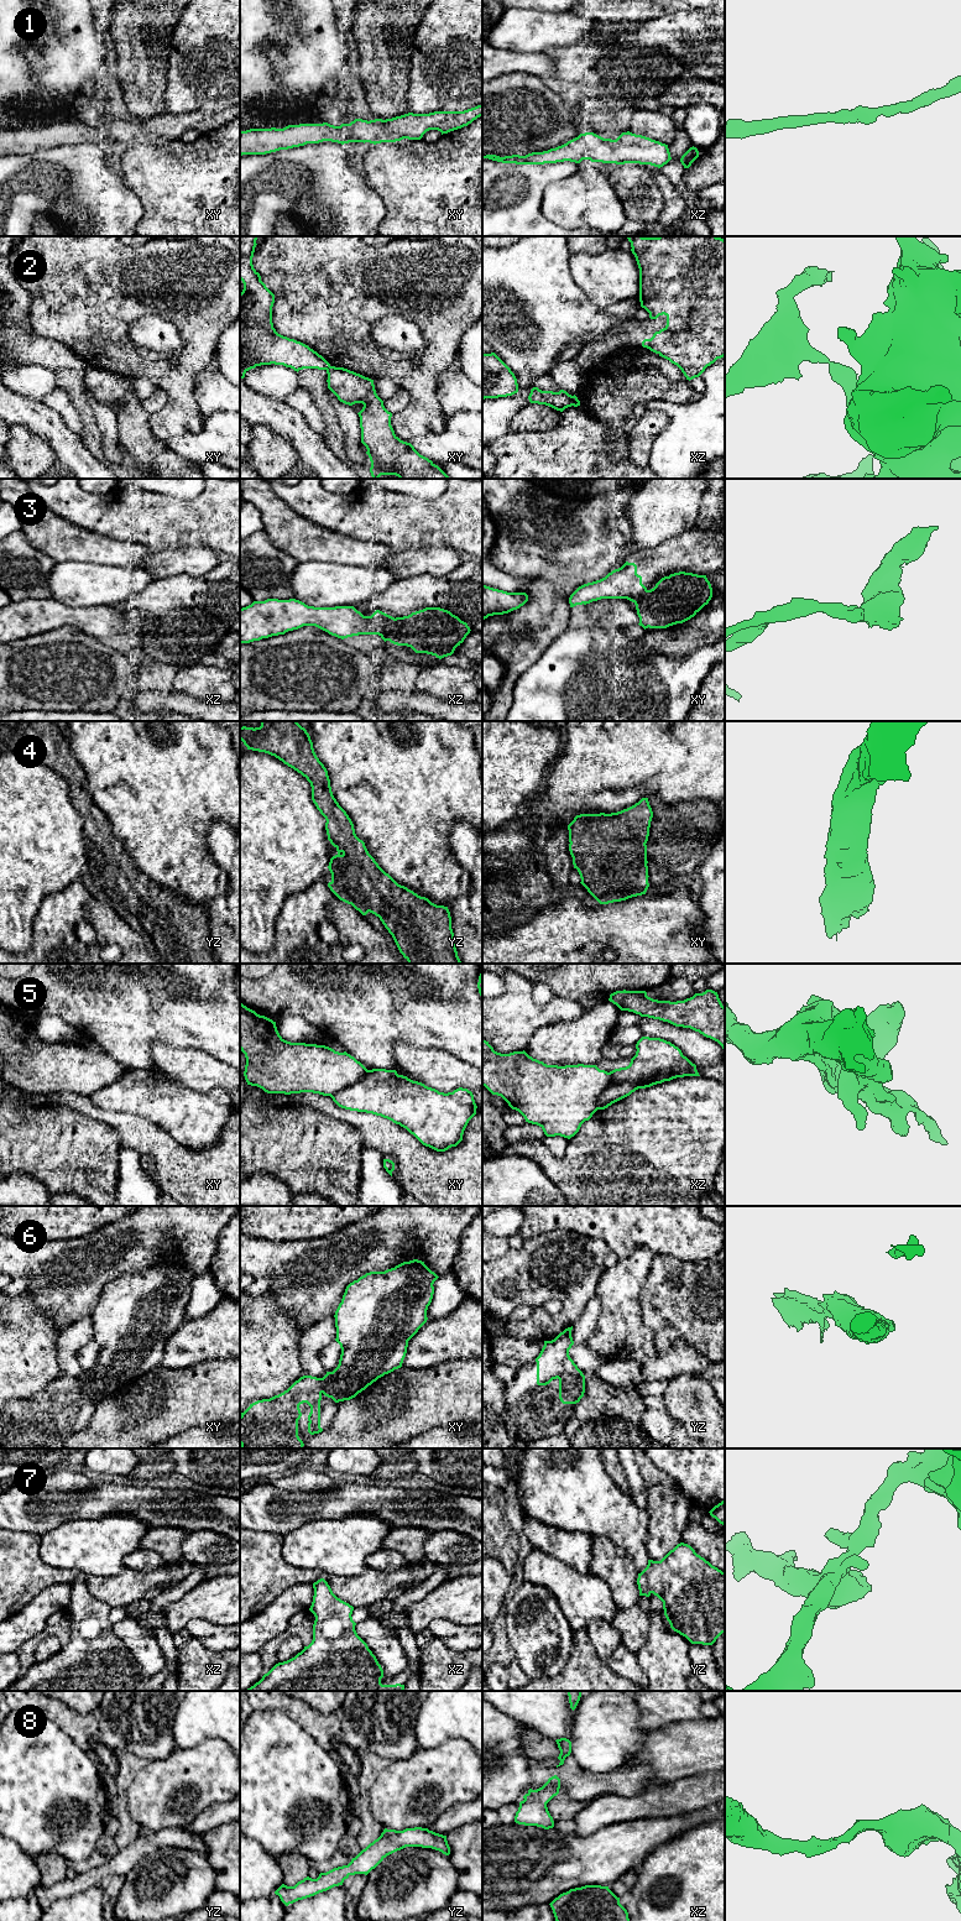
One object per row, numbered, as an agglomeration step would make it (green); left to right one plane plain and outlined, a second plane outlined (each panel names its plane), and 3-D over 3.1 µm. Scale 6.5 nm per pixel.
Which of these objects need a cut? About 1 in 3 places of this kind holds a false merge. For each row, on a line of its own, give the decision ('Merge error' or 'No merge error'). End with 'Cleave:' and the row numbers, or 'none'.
1: No merge error
2: Merge error
3: Merge error
4: No merge error
5: Merge error
6: Merge error
7: No merge error
8: No merge error
Cleave: 2, 3, 5, 6

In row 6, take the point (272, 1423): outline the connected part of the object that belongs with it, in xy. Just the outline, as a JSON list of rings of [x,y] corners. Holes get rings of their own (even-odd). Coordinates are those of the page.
[[[329,1374],[323,1378],[303,1376],[283,1393],[250,1404],[240,1415],[241,1448],[303,1448],[304,1444],[298,1436],[298,1420],[302,1416],[299,1405],[307,1403],[310,1406],[308,1432],[310,1435],[322,1432],[320,1400],[327,1378],[329,1378]]]

